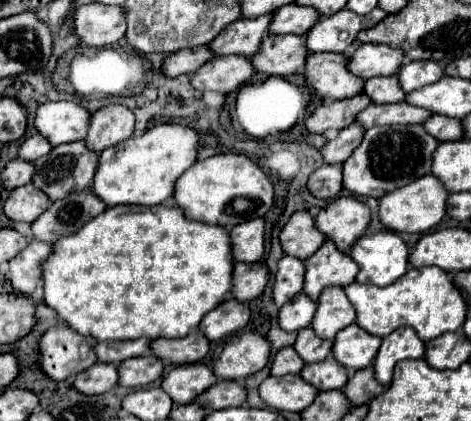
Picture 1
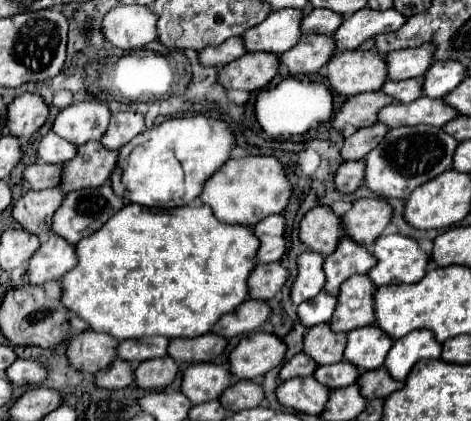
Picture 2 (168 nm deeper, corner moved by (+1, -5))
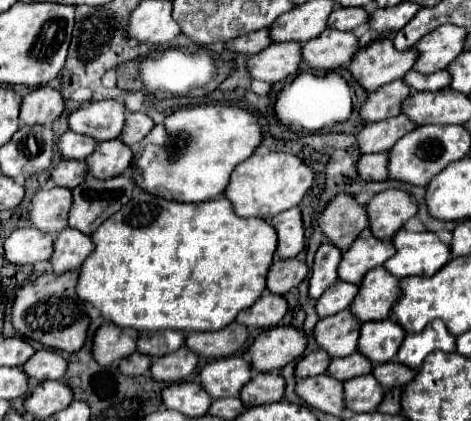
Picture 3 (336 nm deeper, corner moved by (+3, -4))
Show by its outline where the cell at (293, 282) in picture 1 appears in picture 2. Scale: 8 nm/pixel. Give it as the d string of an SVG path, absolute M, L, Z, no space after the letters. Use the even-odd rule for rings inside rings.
M304 251L298 255L298 275L290 289L290 299L294 305L300 305L306 299L312 299L324 287L324 271L322 271L324 257L312 251Z

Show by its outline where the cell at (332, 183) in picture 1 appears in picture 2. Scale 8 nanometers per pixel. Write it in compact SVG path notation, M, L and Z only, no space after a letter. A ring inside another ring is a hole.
M346 161L336 169L334 175L334 187L336 191L348 195L352 191L356 191L362 183L362 175L364 175L364 161Z

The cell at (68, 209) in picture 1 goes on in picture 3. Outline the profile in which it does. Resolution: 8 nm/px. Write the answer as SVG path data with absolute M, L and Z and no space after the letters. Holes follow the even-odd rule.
M88 176L74 194L74 208L70 210L68 222L86 234L94 232L106 218L126 206L132 198L136 184L128 176L116 176L108 180L98 180Z

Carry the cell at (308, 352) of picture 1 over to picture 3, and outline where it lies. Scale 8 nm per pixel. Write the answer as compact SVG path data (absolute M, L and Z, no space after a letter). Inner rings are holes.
M346 308L334 316L326 316L316 324L316 342L332 358L348 356L358 350L362 322Z

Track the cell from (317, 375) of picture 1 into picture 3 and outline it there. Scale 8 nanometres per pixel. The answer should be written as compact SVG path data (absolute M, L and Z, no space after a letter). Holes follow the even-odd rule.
M354 352L354 354L346 356L346 358L334 358L326 374L344 382L348 378L370 374L370 372L372 372L372 362L364 354Z

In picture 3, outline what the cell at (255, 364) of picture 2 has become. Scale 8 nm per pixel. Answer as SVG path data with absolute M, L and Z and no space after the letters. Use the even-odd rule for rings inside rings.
M274 326L262 332L250 346L248 356L258 372L278 372L288 362L302 356L308 338L294 326Z

